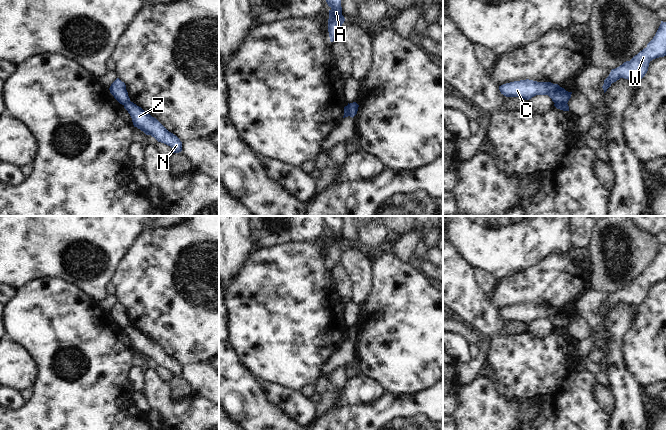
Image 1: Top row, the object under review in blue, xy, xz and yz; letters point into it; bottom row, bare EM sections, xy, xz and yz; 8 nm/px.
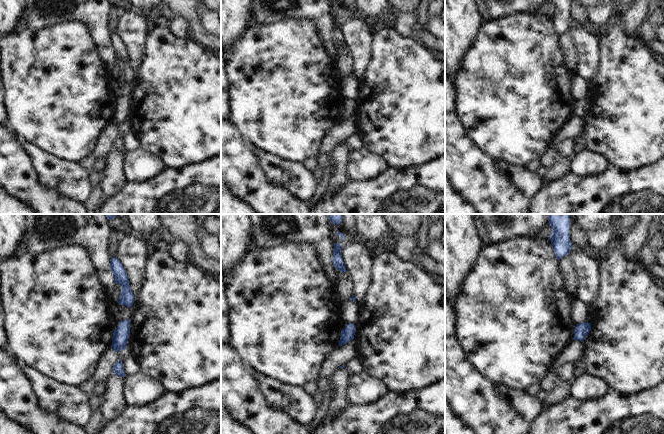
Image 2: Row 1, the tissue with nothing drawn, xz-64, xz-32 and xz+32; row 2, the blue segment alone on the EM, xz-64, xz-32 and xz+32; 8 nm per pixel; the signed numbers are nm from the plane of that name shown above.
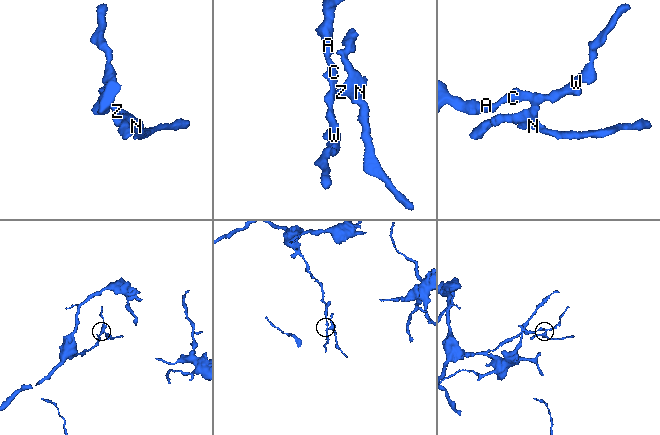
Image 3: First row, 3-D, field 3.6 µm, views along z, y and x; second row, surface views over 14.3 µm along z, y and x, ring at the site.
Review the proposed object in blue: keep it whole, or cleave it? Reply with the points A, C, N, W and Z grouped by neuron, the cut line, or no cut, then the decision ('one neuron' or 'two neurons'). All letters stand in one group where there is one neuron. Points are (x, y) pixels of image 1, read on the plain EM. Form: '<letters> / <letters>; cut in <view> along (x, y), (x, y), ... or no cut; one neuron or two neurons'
A C W / N Z; cut in xz along (348, 328), (349, 339); two neurons

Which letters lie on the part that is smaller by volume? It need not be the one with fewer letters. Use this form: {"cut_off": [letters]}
{"cut_off": ["N", "Z"]}

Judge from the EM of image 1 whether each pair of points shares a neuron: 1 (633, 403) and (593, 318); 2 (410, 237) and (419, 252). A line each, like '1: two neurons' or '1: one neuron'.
1: two neurons
2: two neurons

